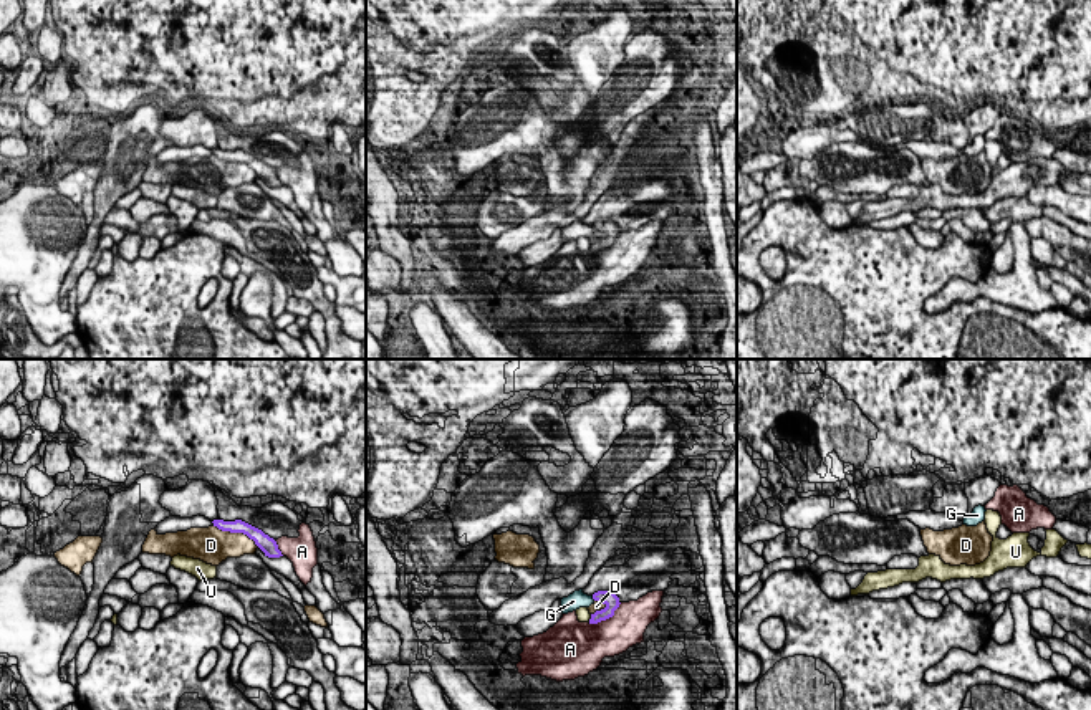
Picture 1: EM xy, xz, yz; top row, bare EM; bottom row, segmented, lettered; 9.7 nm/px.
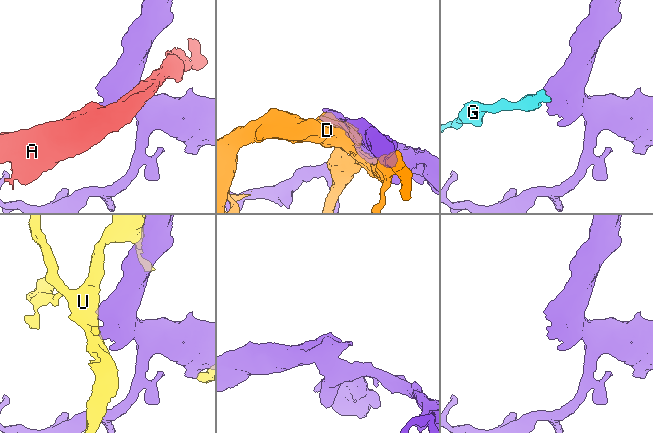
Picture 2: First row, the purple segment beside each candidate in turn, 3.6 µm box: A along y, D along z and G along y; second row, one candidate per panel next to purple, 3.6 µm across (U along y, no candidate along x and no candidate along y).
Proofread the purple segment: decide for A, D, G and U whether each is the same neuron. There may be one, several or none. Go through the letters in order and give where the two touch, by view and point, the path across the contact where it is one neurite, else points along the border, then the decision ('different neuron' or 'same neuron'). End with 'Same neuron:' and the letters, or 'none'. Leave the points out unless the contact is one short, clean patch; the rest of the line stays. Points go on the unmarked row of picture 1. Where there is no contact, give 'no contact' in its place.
A: contact xz (606, 247); different neuron
D: contact xy (235, 161); different neuron
G: contact xz (593, 227); way xz (608, 227), (593, 227), (578, 229); same neuron
U: contact xz (591, 247); different neuron
Same neuron: G

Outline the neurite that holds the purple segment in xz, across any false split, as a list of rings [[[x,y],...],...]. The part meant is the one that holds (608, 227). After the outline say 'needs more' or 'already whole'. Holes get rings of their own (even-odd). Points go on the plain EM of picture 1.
[[[583,218],[574,220],[568,227],[561,228],[561,242],[568,243],[579,237],[589,237],[594,232],[603,232],[606,237],[591,243],[589,253],[598,253],[614,245],[614,240],[619,237],[619,227],[614,220],[598,220],[593,225],[583,222]]] | needs more

